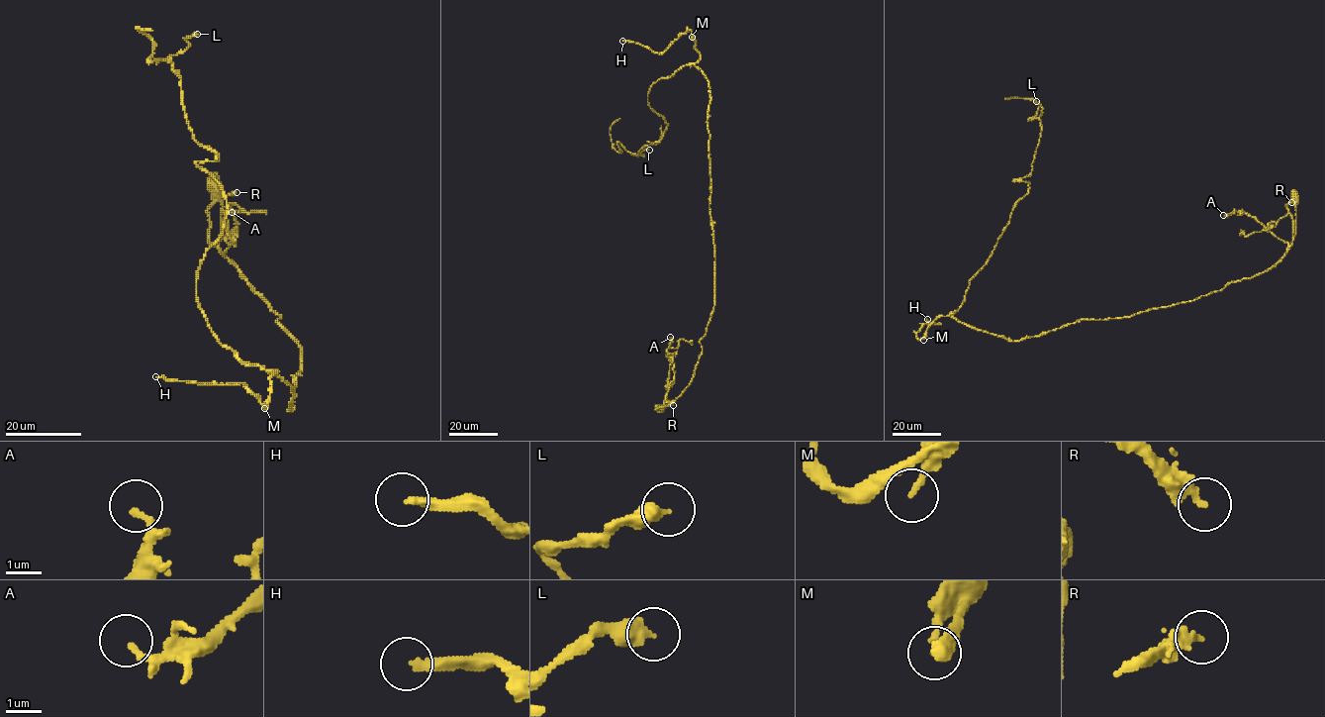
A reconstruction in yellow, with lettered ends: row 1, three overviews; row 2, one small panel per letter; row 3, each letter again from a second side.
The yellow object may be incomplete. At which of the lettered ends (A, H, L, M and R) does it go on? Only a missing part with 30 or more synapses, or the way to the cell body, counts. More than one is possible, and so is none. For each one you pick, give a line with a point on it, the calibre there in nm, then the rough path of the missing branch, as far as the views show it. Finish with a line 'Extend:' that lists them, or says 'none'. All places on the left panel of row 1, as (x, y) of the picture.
H: place (155, 376); calibre 240 nm
R: place (236, 192); calibre 340 nm; course (236, 192), (263, 193), (266, 188), (272, 201), (272, 197), (277, 202), (274, 194), (277, 191)
Extend: H, R

